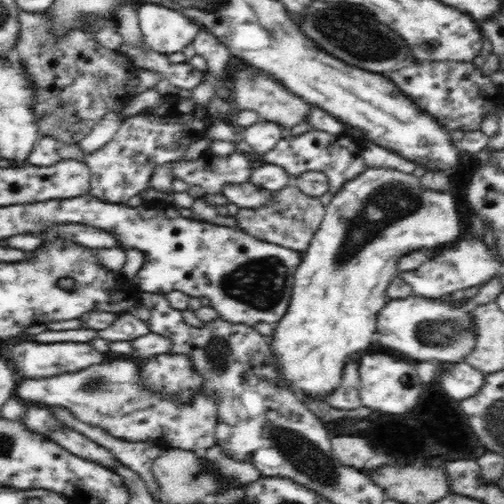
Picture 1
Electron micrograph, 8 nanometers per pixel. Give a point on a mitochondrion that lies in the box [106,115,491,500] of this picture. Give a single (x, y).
(391, 201)

